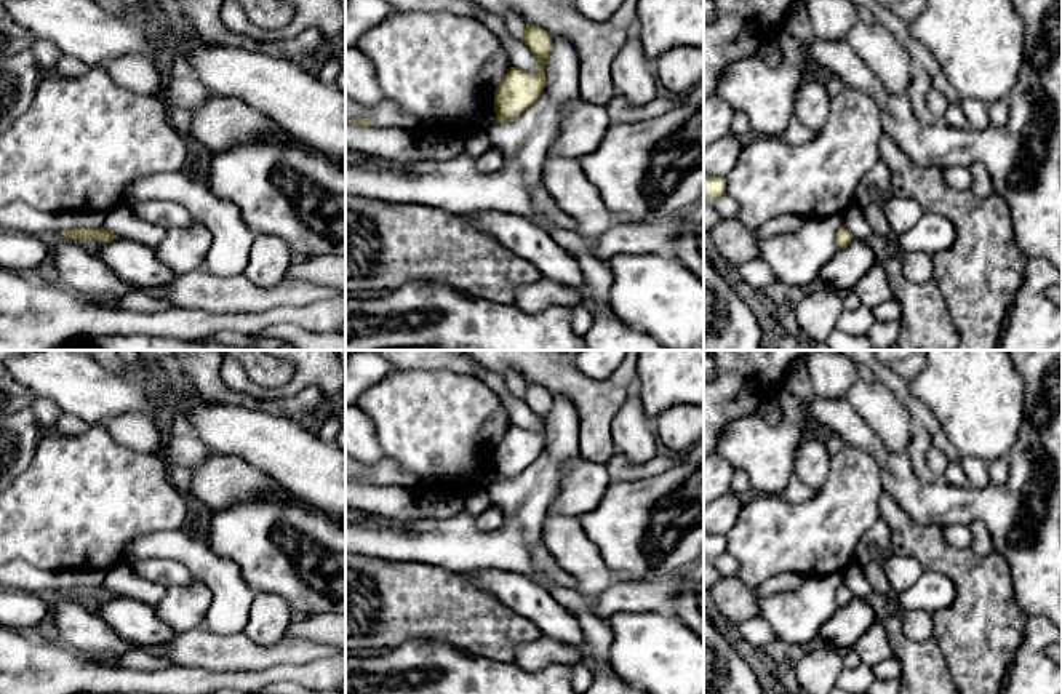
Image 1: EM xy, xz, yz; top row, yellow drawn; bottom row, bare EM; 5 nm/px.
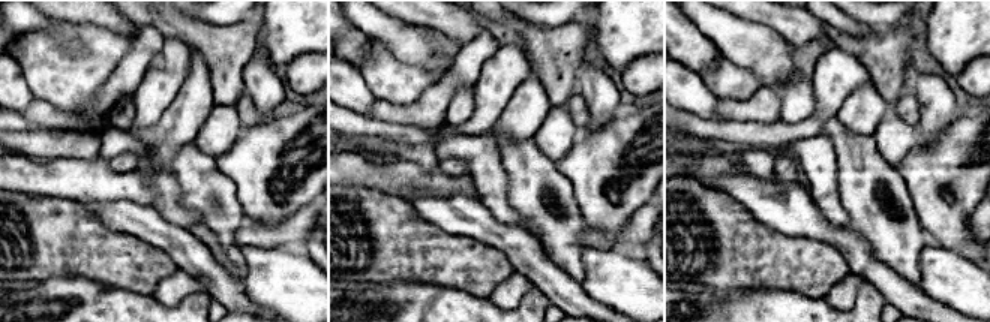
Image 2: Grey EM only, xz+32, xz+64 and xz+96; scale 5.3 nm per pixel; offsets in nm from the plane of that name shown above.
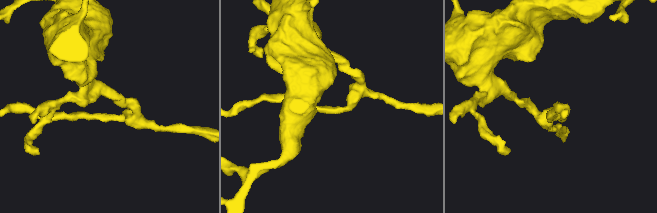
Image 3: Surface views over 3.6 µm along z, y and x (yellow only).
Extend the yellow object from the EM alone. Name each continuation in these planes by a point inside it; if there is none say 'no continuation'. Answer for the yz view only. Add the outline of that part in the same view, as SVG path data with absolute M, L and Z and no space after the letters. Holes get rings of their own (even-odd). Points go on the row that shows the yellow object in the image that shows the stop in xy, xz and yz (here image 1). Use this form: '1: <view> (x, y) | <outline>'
no continuation

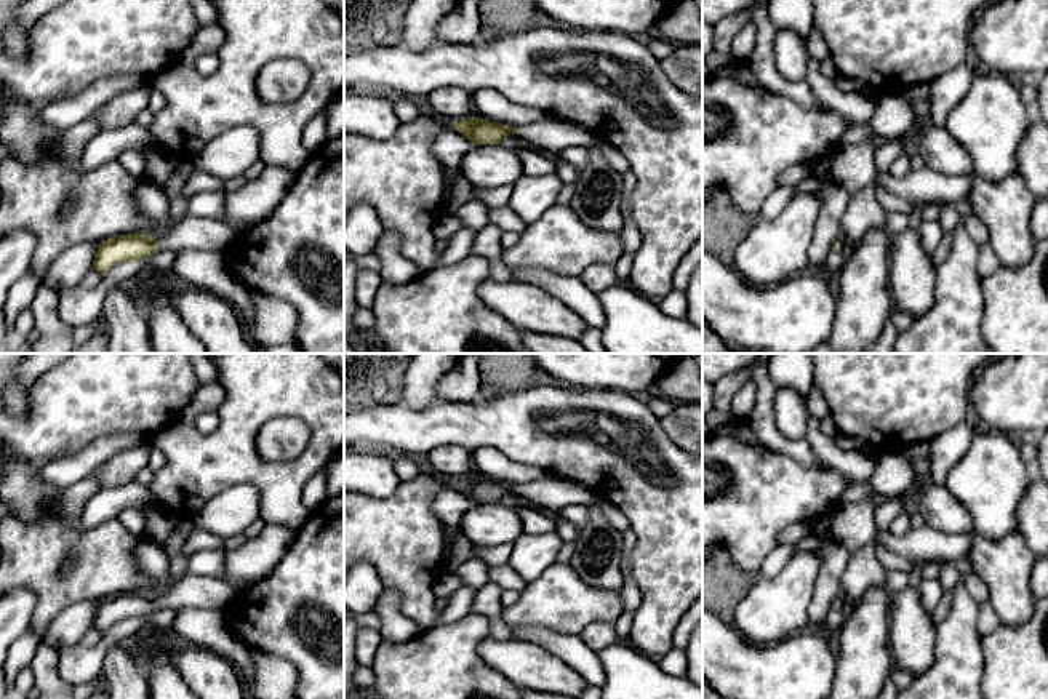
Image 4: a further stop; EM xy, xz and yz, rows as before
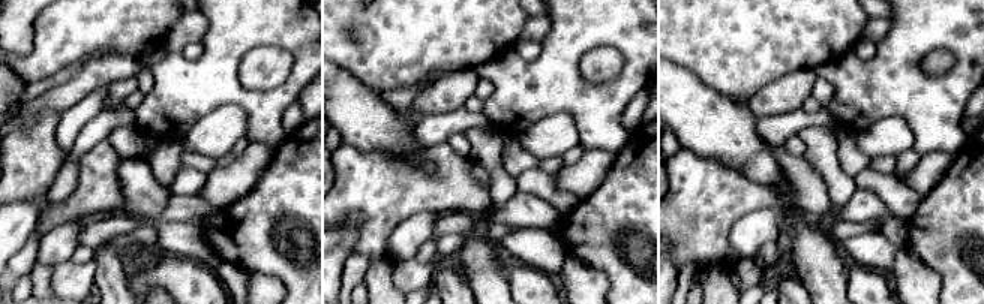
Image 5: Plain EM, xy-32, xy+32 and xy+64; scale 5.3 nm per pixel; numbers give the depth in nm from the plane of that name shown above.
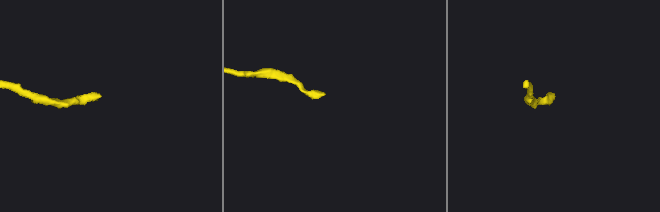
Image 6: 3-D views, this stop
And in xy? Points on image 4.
1: xy (205, 234) | M187 216L157 240L160 250L202 250L224 253L238 237L219 219Z

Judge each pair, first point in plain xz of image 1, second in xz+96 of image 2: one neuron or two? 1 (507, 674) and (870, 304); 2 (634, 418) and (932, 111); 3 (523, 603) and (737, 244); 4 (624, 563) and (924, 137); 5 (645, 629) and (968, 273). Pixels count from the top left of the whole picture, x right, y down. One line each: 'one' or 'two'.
1: one
2: one
3: two
4: two
5: one

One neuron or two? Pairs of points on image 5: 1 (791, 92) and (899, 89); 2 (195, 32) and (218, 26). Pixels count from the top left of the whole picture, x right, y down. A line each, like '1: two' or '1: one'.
1: two
2: two

